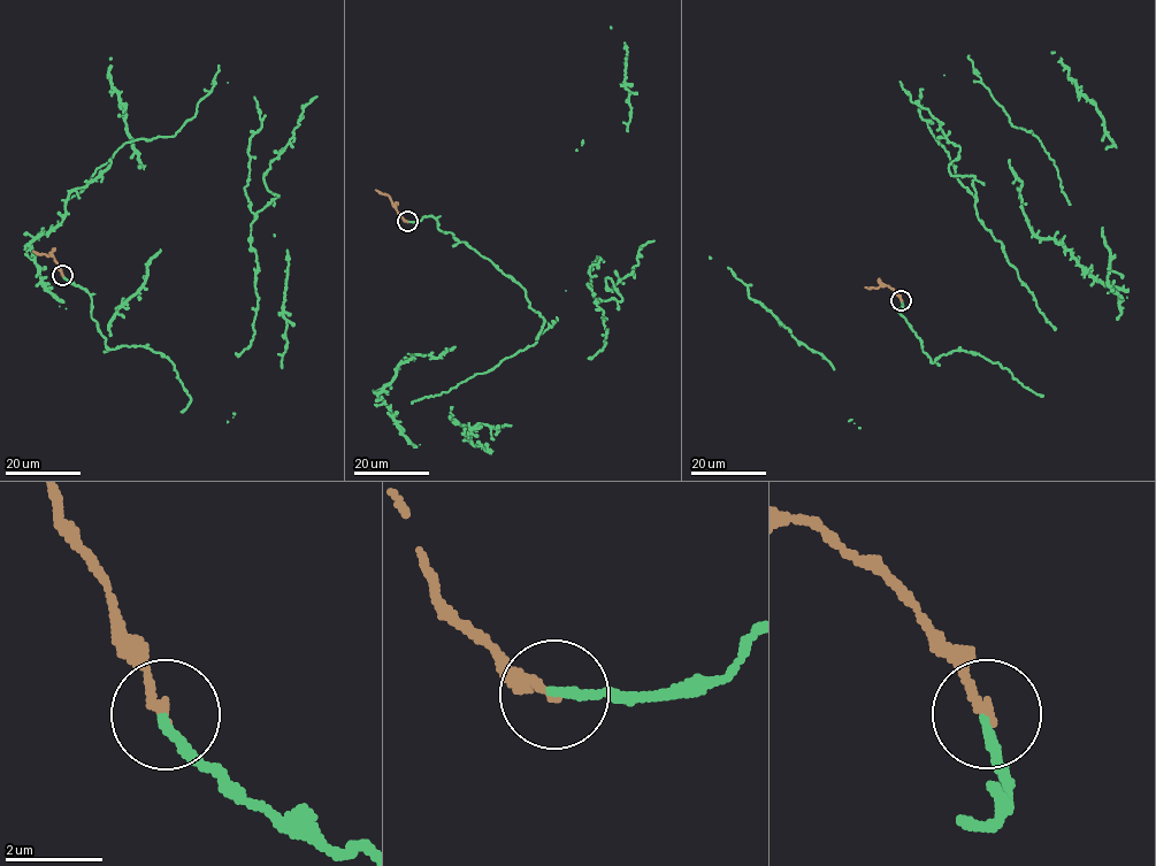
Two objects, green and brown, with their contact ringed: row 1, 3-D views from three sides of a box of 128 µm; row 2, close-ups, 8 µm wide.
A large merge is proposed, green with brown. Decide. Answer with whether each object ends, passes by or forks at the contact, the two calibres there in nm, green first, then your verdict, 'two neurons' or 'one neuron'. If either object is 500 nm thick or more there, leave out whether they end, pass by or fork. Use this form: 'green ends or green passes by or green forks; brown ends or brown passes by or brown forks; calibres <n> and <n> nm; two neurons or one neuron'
green ends; brown ends; calibres 200 and 180 nm; one neuron

